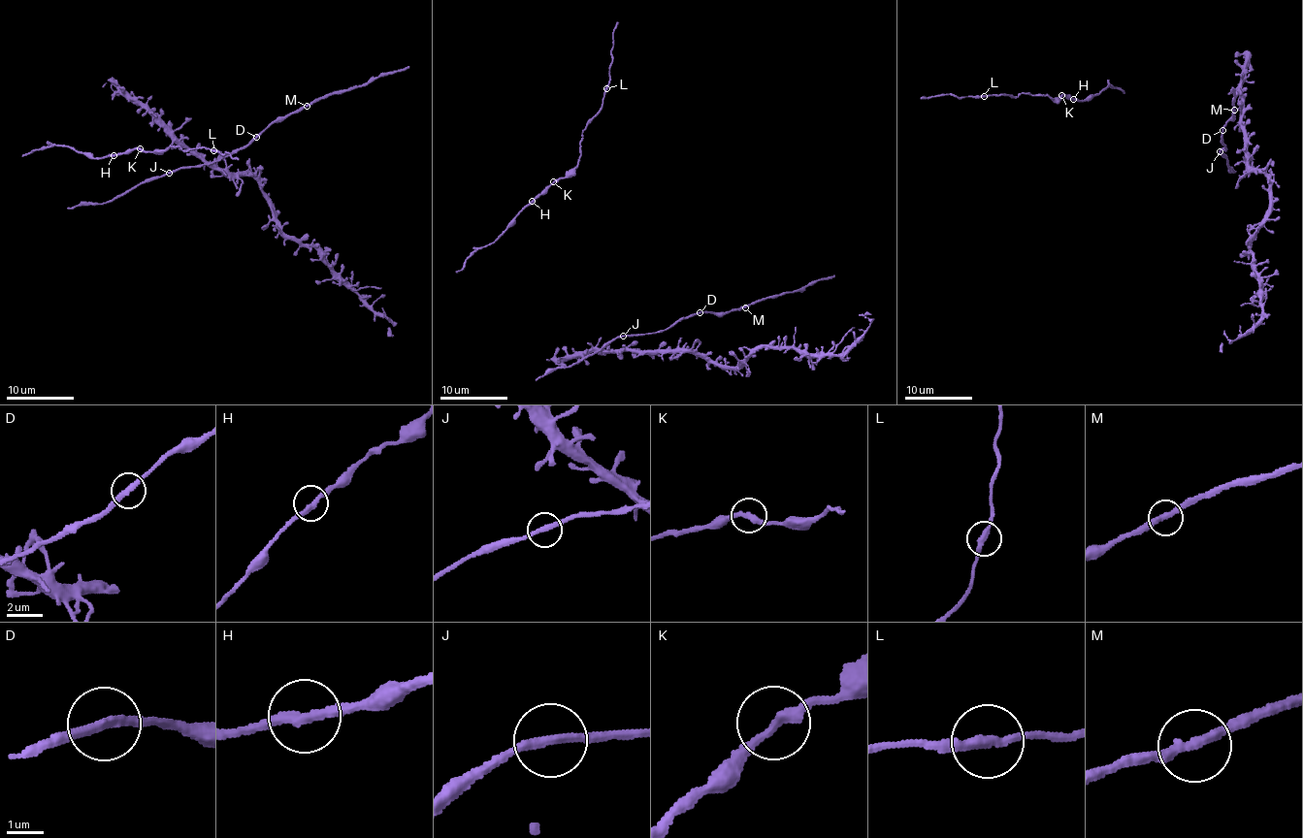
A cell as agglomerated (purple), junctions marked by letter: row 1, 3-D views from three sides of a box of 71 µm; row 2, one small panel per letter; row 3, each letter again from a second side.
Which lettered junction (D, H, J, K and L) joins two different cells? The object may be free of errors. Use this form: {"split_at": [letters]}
{"split_at": []}

